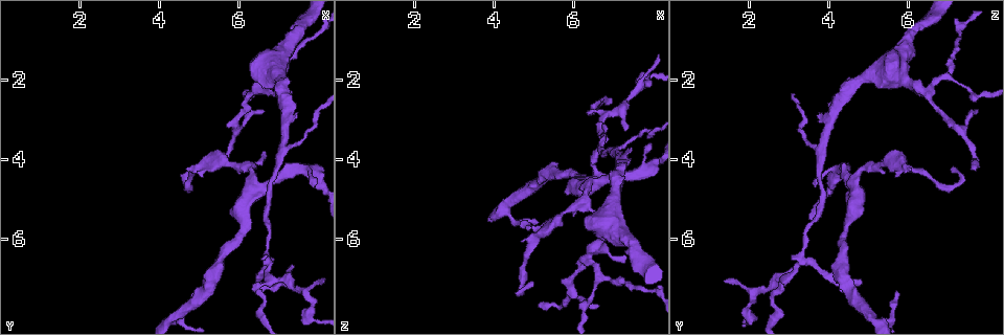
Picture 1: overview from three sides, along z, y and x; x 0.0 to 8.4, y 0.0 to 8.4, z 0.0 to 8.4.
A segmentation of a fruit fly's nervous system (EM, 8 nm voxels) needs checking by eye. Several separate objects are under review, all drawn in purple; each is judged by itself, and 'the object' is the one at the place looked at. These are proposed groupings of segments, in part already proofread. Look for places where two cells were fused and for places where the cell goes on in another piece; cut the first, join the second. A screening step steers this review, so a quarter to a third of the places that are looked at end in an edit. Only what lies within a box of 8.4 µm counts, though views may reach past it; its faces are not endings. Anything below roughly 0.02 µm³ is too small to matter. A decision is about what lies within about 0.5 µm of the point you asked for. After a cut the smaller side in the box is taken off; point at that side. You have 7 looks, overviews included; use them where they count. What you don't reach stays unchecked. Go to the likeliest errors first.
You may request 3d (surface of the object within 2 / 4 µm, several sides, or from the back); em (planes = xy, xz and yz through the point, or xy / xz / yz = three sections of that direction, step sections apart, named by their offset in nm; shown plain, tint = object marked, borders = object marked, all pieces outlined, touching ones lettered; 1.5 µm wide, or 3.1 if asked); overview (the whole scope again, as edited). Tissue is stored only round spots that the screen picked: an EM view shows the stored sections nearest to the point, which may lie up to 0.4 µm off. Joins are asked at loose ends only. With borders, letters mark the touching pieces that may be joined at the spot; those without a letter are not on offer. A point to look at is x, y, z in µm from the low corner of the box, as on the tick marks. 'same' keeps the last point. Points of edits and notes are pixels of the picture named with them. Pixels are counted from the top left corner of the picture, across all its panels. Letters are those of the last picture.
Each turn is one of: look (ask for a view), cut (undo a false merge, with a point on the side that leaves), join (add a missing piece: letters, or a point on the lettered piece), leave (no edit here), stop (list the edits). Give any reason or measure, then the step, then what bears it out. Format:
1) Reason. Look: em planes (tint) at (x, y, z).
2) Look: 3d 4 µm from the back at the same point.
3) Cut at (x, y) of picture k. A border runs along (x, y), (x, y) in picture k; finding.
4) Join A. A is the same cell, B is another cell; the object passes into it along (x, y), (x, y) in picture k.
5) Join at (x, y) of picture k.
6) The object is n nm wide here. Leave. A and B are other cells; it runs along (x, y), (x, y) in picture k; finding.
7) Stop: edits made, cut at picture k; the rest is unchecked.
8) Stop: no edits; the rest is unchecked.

Tapers out. Look: 3d 4 µm at (4.95, 4.20, 7.10).

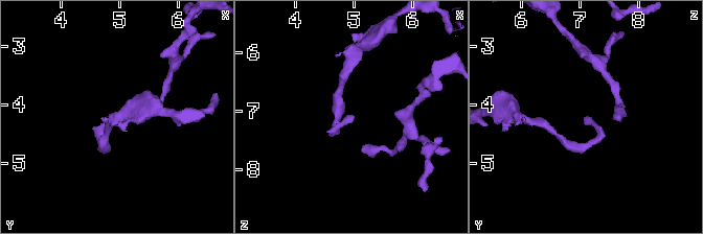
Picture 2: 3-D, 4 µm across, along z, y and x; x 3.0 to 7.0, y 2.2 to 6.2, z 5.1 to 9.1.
Need the tissue. Look: em planes (tint) at (4.95, 4.20, 7.05).

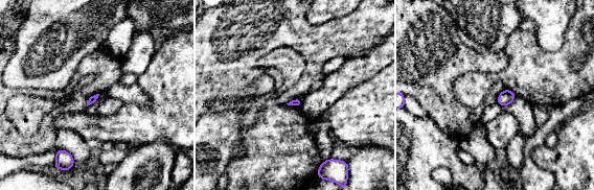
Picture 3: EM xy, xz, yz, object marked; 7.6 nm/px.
What lies round it. Look: em planes (borders) at the same point.

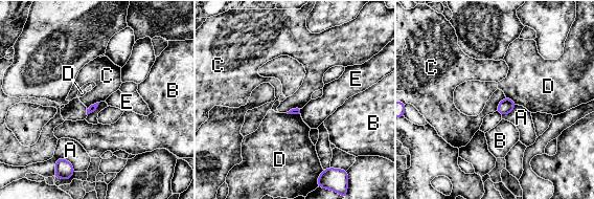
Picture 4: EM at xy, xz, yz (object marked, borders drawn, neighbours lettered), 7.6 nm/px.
Leave. A, B, C, D and E are other cells; a border runs along (301, 107), (295, 107), (286, 112) in picture 4; none of them fits.

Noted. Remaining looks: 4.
Side arm on a straight run. Look: 3d 4 µm from the back at (6.40, 2.20, 6.35).

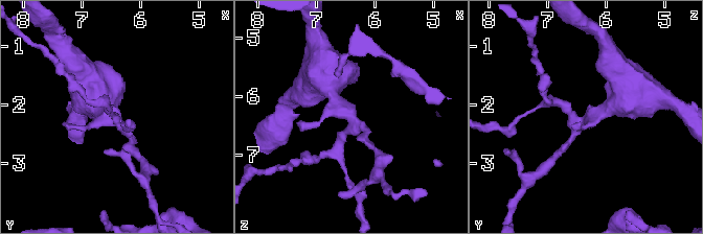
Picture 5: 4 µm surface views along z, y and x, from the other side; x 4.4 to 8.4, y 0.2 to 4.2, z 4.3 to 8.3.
Look: em yz step 4 (borders) at (6.40, 2.25, 6.35).

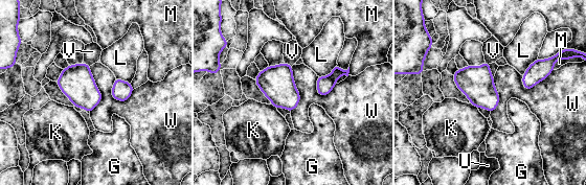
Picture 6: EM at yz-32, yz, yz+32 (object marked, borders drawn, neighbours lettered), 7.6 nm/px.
Leave. G, K, L, M, U, V and W are other cells; continuous, no second cell.

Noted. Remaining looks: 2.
Stop: no edits; the rest is unchecked.

